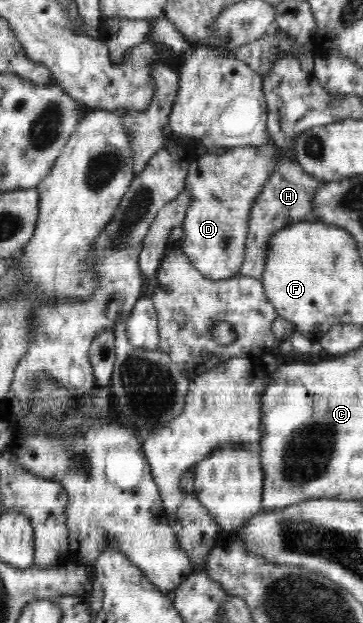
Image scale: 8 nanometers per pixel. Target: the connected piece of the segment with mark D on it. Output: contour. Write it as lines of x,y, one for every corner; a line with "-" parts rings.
266,143
262,147
224,148
223,153
198,152
191,156
185,187
190,190
192,201
181,224
183,233
179,249
190,258
195,269
198,269
205,279
228,281
240,276
252,204
267,179
274,173
272,165
277,164
280,156
277,146
272,143

